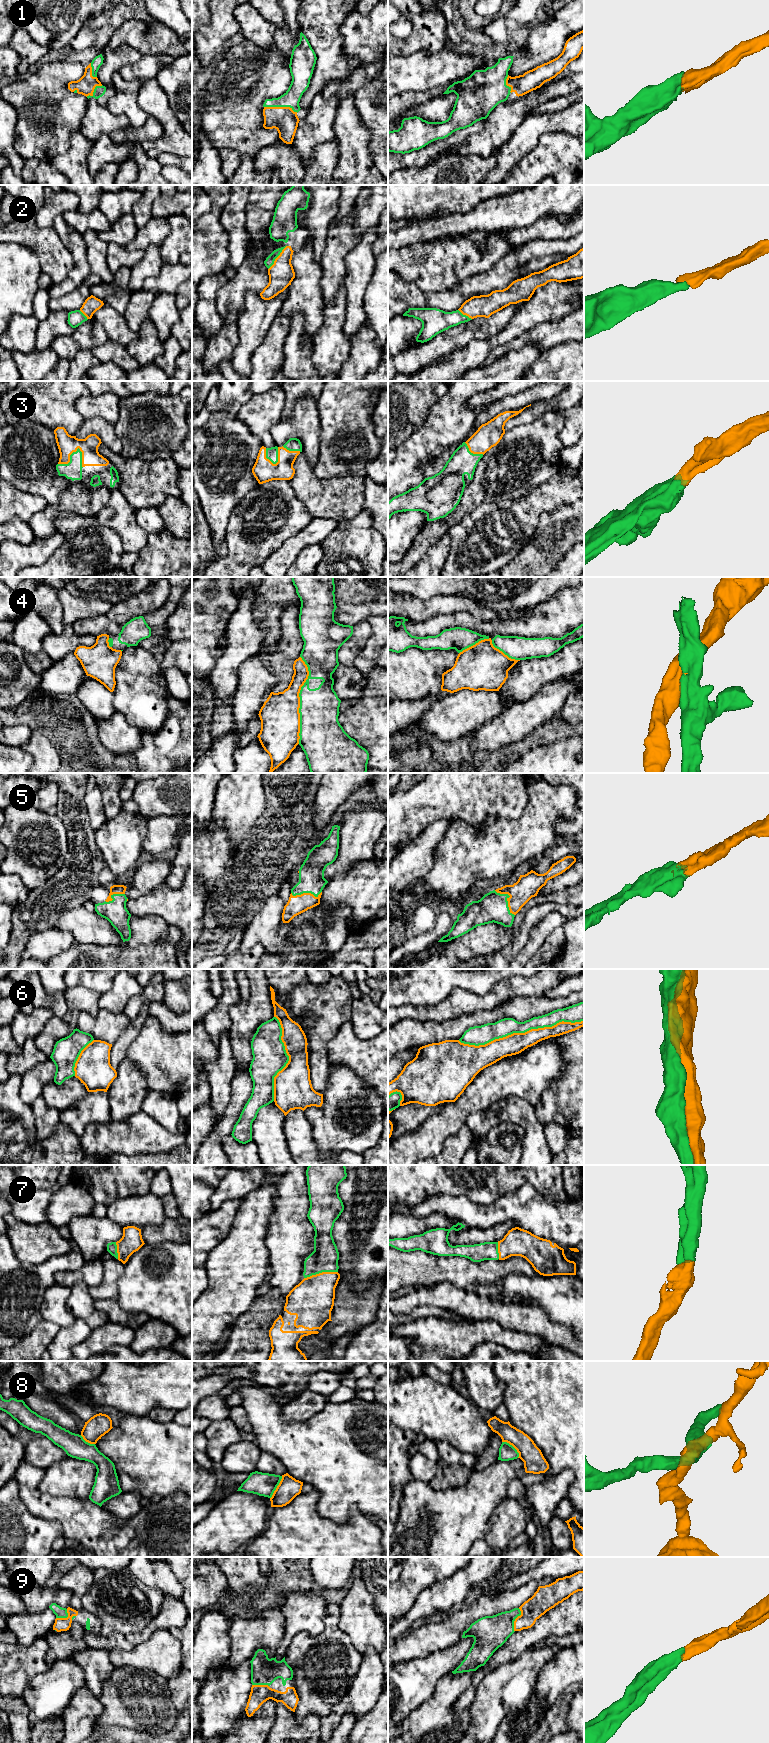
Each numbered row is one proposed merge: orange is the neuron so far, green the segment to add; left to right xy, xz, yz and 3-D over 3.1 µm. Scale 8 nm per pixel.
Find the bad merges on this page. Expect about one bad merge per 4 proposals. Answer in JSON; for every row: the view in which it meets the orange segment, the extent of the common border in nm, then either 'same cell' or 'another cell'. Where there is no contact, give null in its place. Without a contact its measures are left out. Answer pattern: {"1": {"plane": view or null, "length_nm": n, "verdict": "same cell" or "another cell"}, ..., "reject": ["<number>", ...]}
{"1": {"plane": "xz", "length_nm": 280, "verdict": "same cell"}, "2": {"plane": "xz", "length_nm": 240, "verdict": "same cell"}, "3": {"plane": "xy", "length_nm": 220, "verdict": "same cell"}, "4": {"plane": "xz", "length_nm": 700, "verdict": "another cell"}, "5": {"plane": "yz", "length_nm": 260, "verdict": "same cell"}, "6": {"plane": "yz", "length_nm": 1000, "verdict": "another cell"}, "7": {"plane": "xz", "length_nm": 280, "verdict": "same cell"}, "8": {"plane": "xz", "length_nm": 200, "verdict": "another cell"}, "9": {"plane": "yz", "length_nm": 200, "verdict": "same cell"}, "reject": ["4", "6", "8"]}

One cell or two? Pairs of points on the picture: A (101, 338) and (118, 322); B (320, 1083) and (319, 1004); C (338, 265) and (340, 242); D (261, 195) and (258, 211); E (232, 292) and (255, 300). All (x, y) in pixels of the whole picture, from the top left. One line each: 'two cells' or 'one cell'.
A: two cells
B: one cell
C: one cell
D: one cell
E: two cells

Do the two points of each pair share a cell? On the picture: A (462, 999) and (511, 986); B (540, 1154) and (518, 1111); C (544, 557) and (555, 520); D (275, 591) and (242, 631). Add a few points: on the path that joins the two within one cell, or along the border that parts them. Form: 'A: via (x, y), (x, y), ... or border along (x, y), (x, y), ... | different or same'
A: via (474, 1000), (491, 1000), (499, 995) | same
B: via (534, 1142), (534, 1129), (529, 1119) | same
C: via (546, 548), (555, 535), (555, 529) | same
D: border along (257, 593), (253, 616), (259, 624), (263, 638) | different

